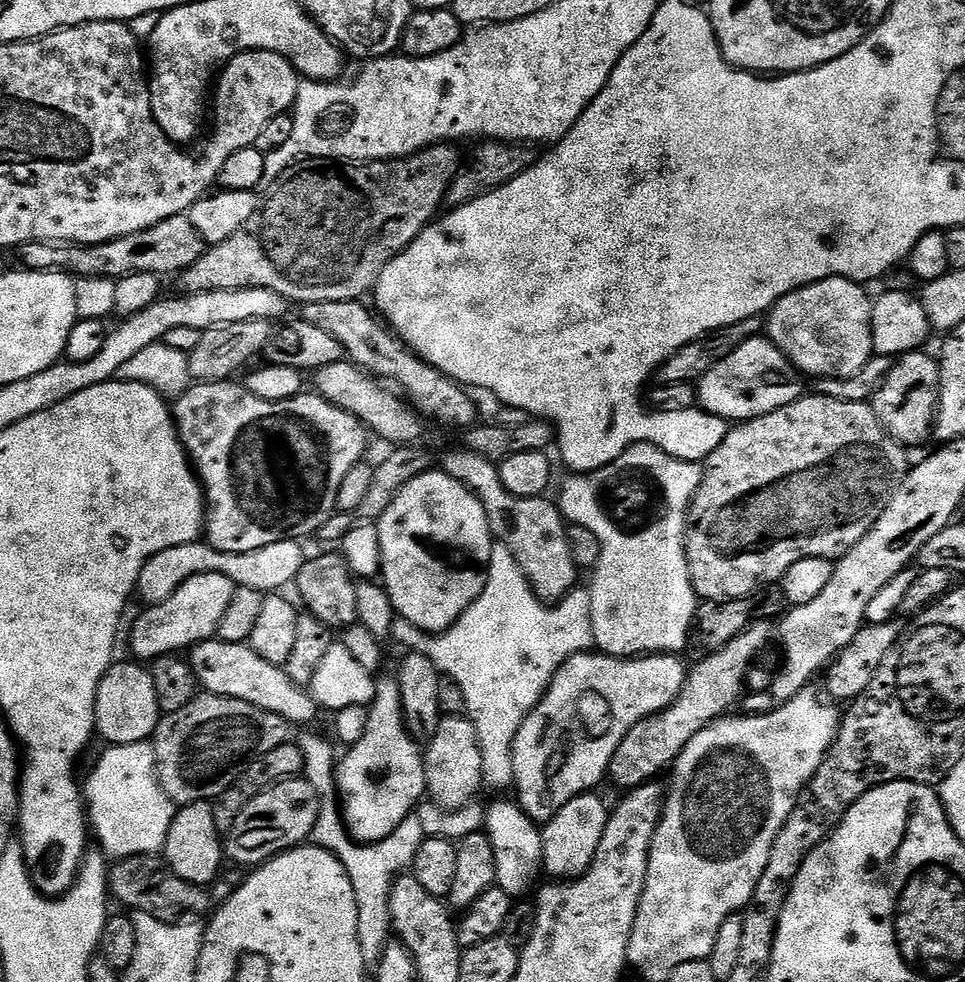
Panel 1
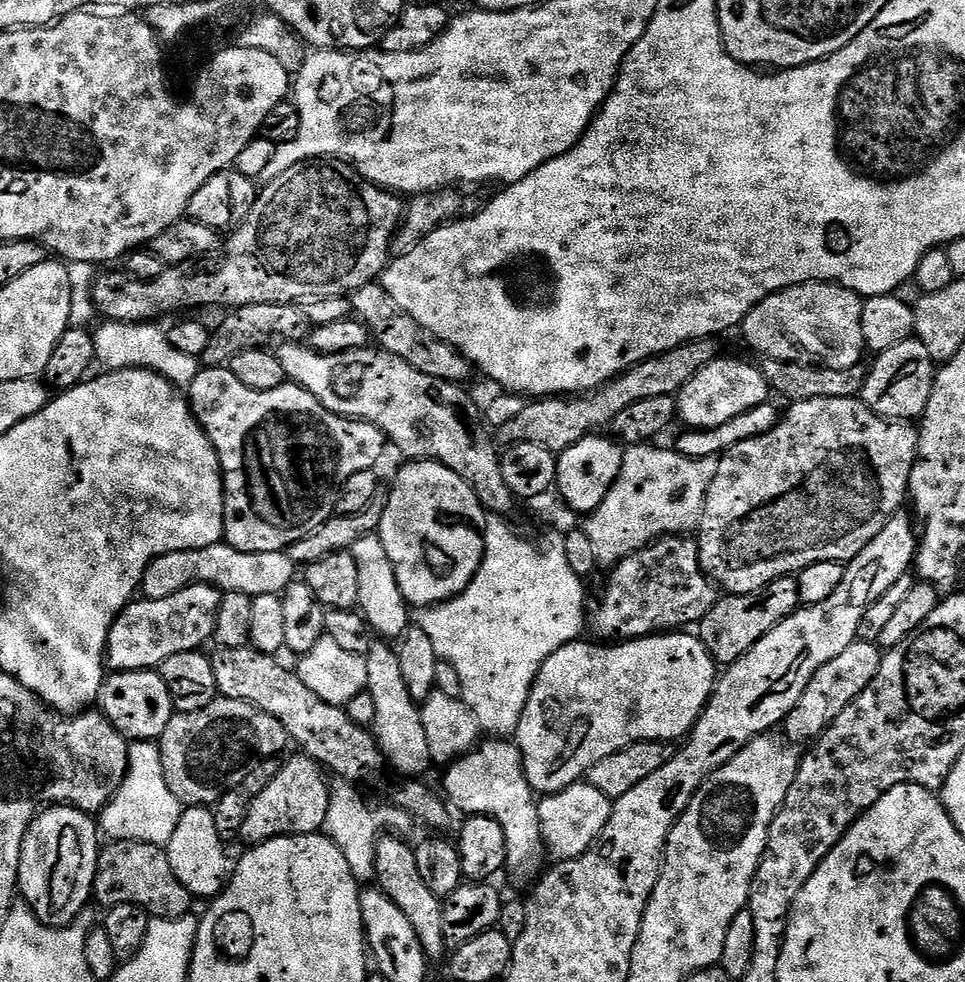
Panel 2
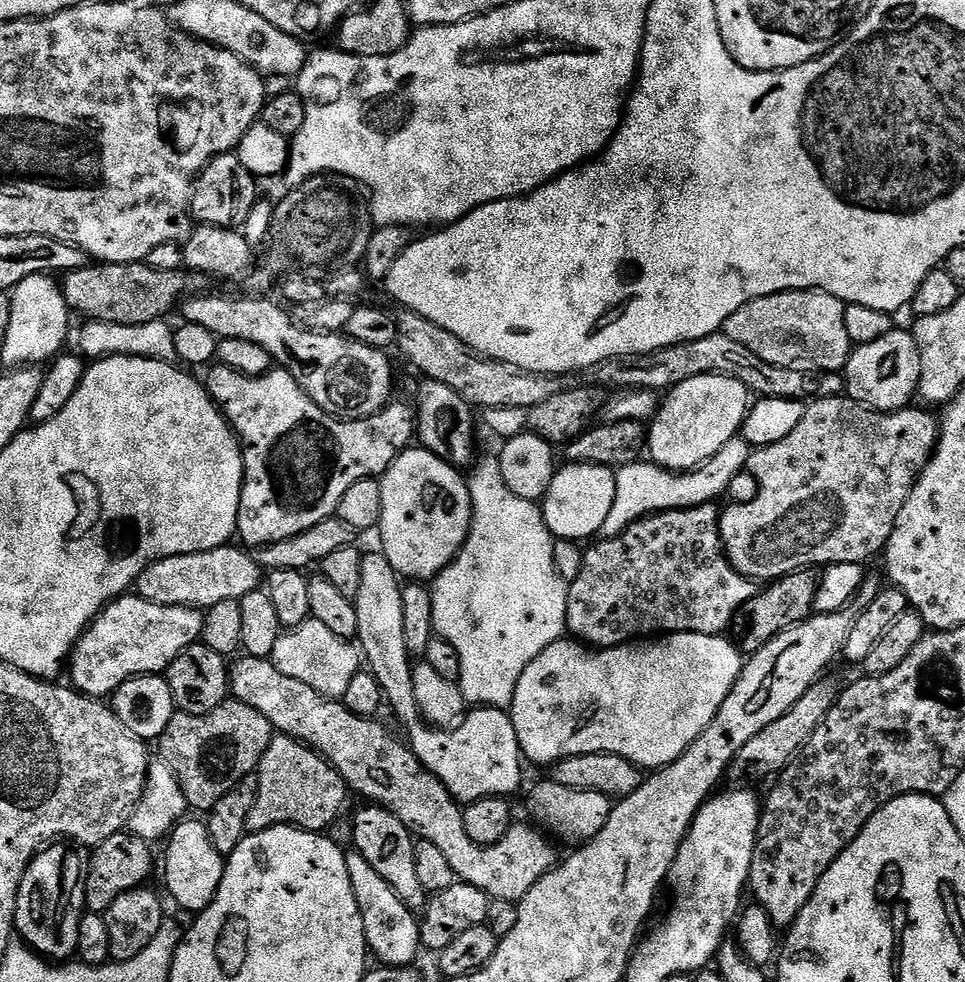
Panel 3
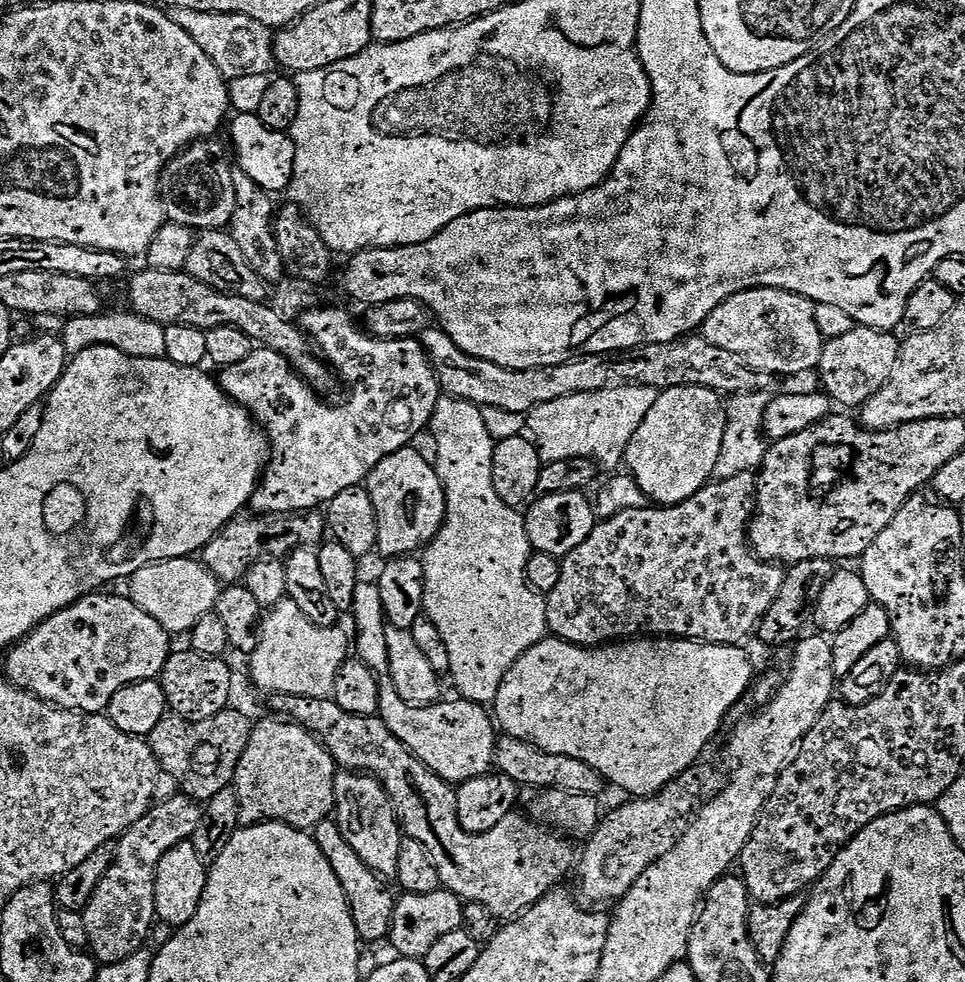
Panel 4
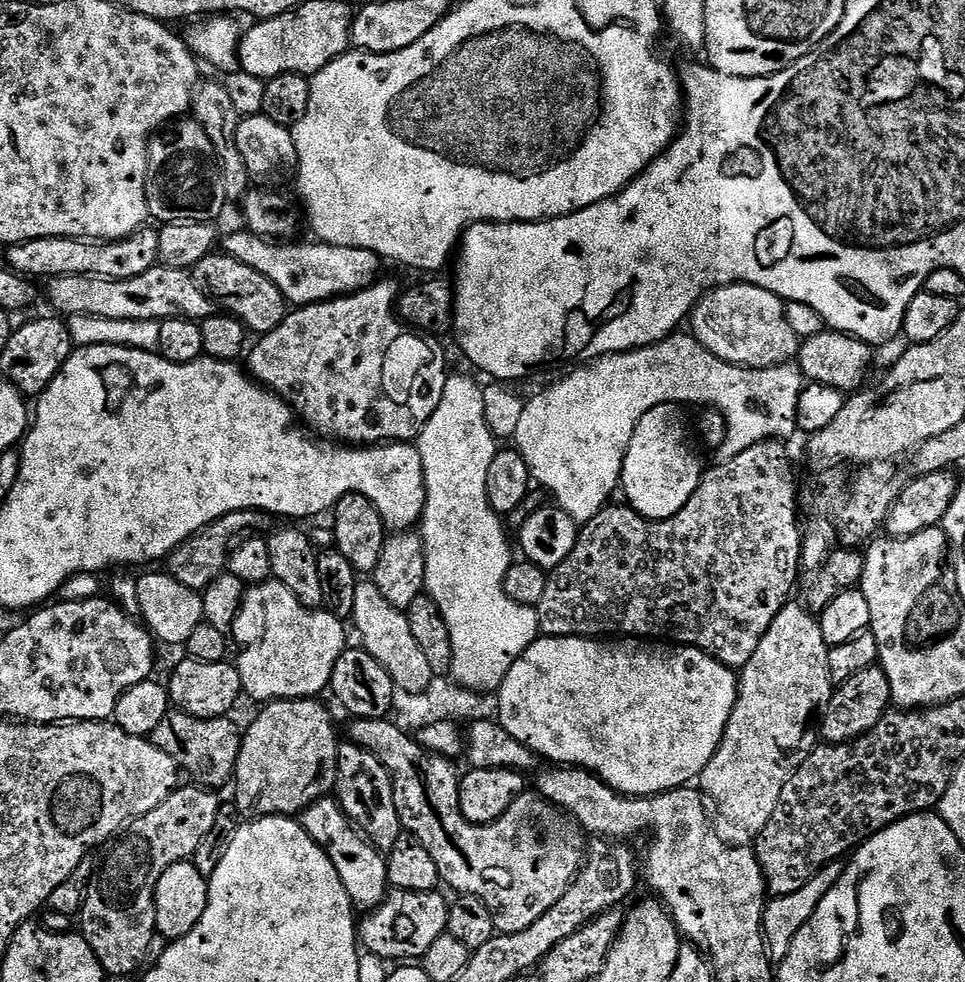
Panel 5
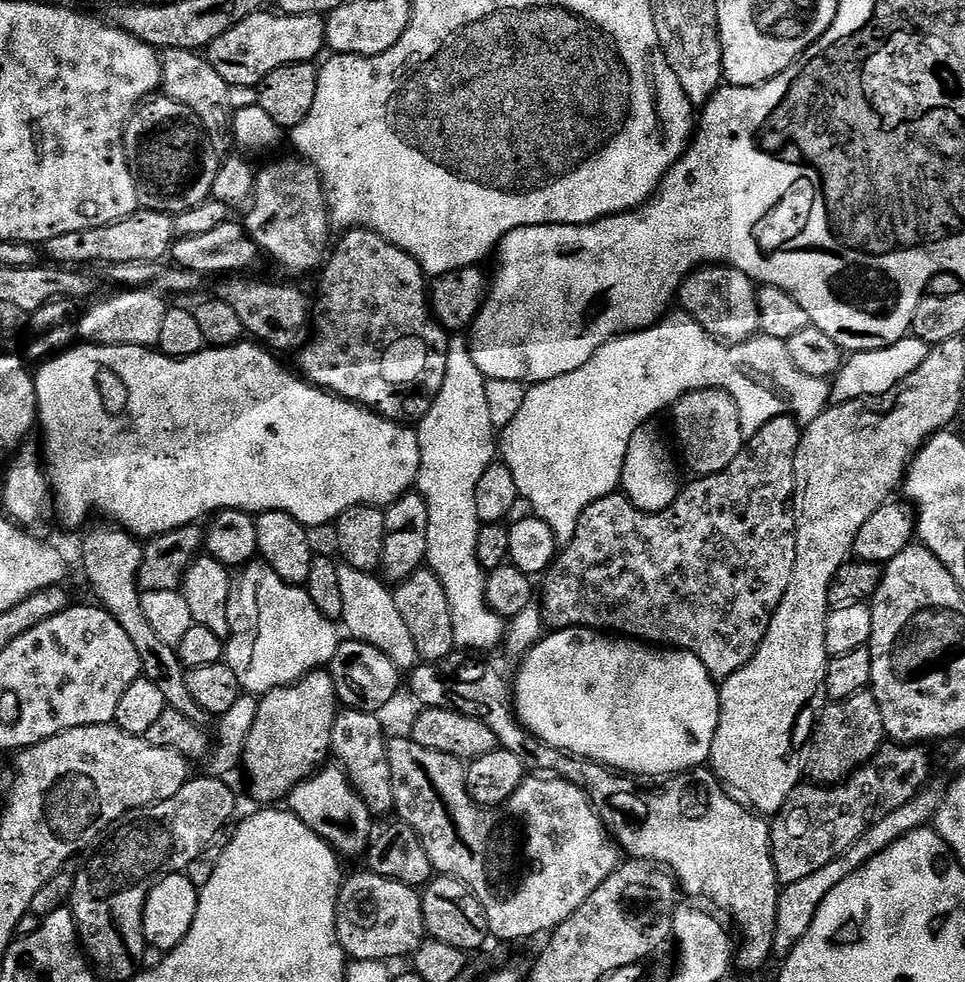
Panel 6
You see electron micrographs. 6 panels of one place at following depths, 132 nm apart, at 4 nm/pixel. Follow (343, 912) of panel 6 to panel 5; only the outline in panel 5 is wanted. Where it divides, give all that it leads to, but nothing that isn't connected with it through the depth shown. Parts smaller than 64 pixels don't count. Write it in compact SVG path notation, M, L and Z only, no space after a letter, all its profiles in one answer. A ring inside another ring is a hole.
M440 890L434 892L389 891L379 906L359 921L359 943L371 955L380 956L386 962L419 961L426 954L426 950L430 950L431 944L448 931L449 901L444 900L442 893L443 891Z

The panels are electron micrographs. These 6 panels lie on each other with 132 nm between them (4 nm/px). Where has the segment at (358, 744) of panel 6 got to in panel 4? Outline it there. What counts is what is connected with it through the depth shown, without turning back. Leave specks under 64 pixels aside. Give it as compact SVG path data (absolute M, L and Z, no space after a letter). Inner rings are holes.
M337 771L334 819L346 842L350 842L354 854L358 854L358 858L362 858L362 862L366 862L370 870L374 870L382 878L395 877L402 829L400 820L396 817L396 808L379 780L367 772Z

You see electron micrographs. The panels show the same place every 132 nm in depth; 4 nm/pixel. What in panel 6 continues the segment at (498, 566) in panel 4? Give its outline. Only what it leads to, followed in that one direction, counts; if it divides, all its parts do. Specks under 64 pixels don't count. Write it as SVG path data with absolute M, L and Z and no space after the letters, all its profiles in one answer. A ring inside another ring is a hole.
M456 334L449 339L448 357L446 358L446 378L442 378L442 390L434 398L430 410L418 422L420 438L420 472L416 475L415 487L426 502L428 515L428 529L426 542L428 543L427 567L437 576L446 592L446 601L449 602L450 618L453 619L453 642L457 649L469 648L469 653L484 654L491 648L496 648L503 642L508 652L515 658L527 656L545 631L544 619L540 616L539 607L533 606L522 610L512 620L504 621L494 610L488 608L484 597L484 577L486 572L480 567L478 554L478 536L481 522L478 510L474 506L474 490L482 474L494 463L492 456L492 436L494 429L490 422L490 411L486 400L486 378L478 366L474 366L472 349L469 341L463 335Z

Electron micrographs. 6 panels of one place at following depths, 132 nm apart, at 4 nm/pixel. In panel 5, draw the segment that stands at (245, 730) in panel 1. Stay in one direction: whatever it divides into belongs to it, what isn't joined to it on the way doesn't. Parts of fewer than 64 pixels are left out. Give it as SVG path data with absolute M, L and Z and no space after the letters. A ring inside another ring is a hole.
M169 710L154 726L150 737L154 746L170 758L174 758L177 769L181 773L189 772L193 776L197 785L209 790L220 790L224 783L233 779L240 753L240 741L242 739L241 729L236 729L236 724L232 718L219 716L213 720L203 720L194 718L189 712L179 710Z

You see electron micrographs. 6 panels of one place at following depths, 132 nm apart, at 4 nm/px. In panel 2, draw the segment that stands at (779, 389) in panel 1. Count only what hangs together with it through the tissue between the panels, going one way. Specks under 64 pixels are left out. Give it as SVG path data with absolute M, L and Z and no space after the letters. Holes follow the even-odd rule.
M717 358L702 370L698 370L698 374L694 374L694 378L690 378L690 382L686 382L675 397L678 420L679 423L685 424L683 426L685 429L711 430L723 424L733 423L736 417L741 416L743 412L756 408L769 399L768 378L759 367L755 368L752 364L743 364L740 360L724 359Z

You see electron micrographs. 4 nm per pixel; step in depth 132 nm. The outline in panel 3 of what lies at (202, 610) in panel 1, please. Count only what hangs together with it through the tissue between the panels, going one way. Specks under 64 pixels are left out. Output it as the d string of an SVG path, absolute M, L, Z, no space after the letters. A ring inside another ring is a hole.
M125 594L120 597L119 600L113 600L111 604L107 604L100 615L88 625L86 631L80 635L79 640L76 641L76 645L72 647L72 654L66 664L66 676L70 681L71 687L75 691L89 697L89 698L108 698L111 697L113 692L122 687L126 681L132 680L136 676L150 676L153 677L157 674L163 673L165 670L171 669L175 665L177 658L187 650L187 648L193 647L200 640L202 634L202 626L204 625L204 612L195 608L182 608L178 606L162 606L161 604L155 604L154 602L146 602L142 597L135 594Z

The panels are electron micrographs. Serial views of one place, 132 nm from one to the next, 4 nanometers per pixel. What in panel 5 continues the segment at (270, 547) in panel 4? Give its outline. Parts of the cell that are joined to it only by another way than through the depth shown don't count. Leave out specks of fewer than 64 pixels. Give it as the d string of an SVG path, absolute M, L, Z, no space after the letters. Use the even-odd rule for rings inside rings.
M259 510L226 514L222 518L210 522L205 528L200 528L189 540L178 545L166 558L166 571L169 576L182 582L190 590L203 593L204 589L210 586L210 582L225 575L228 556L237 541L245 534L260 534L265 531L263 528L271 529L272 523L274 524L273 517L269 513Z

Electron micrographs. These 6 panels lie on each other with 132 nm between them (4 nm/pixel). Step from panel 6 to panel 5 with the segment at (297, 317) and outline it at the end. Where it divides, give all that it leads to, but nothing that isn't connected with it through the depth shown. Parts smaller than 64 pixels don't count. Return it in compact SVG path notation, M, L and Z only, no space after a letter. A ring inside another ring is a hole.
M213 250L202 262L198 262L191 269L192 277L210 299L216 301L221 309L244 321L245 328L256 334L263 334L274 330L288 317L290 305L284 295L258 270L246 266L238 258L229 256L220 250Z

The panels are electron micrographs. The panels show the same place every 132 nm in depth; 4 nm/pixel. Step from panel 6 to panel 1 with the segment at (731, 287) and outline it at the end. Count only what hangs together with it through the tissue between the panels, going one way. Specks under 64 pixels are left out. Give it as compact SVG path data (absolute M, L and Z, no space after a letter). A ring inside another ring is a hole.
M835 276L834 278L826 278L825 280L819 280L818 282L814 282L810 286L806 286L805 288L800 288L797 292L791 292L790 294L786 294L782 297L776 304L776 307L771 309L767 313L766 316L766 332L769 337L776 338L776 335L779 332L788 331L788 344L787 347L790 349L792 347L791 355L793 357L800 356L800 360L798 359L798 364L801 369L805 373L808 372L817 372L817 377L820 378L843 378L845 376L857 376L860 371L862 371L865 366L873 359L874 349L872 346L872 305L874 303L873 297L868 297L868 292L863 283L848 280L844 276Z

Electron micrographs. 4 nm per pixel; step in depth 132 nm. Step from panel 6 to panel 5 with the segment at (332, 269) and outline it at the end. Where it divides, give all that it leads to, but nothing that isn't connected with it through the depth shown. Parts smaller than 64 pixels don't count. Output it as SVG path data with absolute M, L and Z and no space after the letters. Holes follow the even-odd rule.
M377 279L375 284L363 288L361 292L354 292L347 296L336 296L332 300L322 301L321 304L293 307L289 311L288 317L278 327L263 333L257 339L260 341L257 344L255 341L251 345L246 356L246 361L248 360L246 368L252 379L263 384L265 388L275 392L276 395L281 396L288 404L292 405L297 417L313 433L321 432L321 434L316 434L332 442L343 442L348 446L375 446L381 442L415 441L419 437L420 431L426 426L426 422L430 422L430 414L434 414L434 410L438 410L438 402L442 402L442 390L446 390L450 369L448 369L448 360L444 357L444 348L440 345L441 341L431 334L425 334L405 324L400 319L398 315L398 287L396 288L394 281L384 279Z

